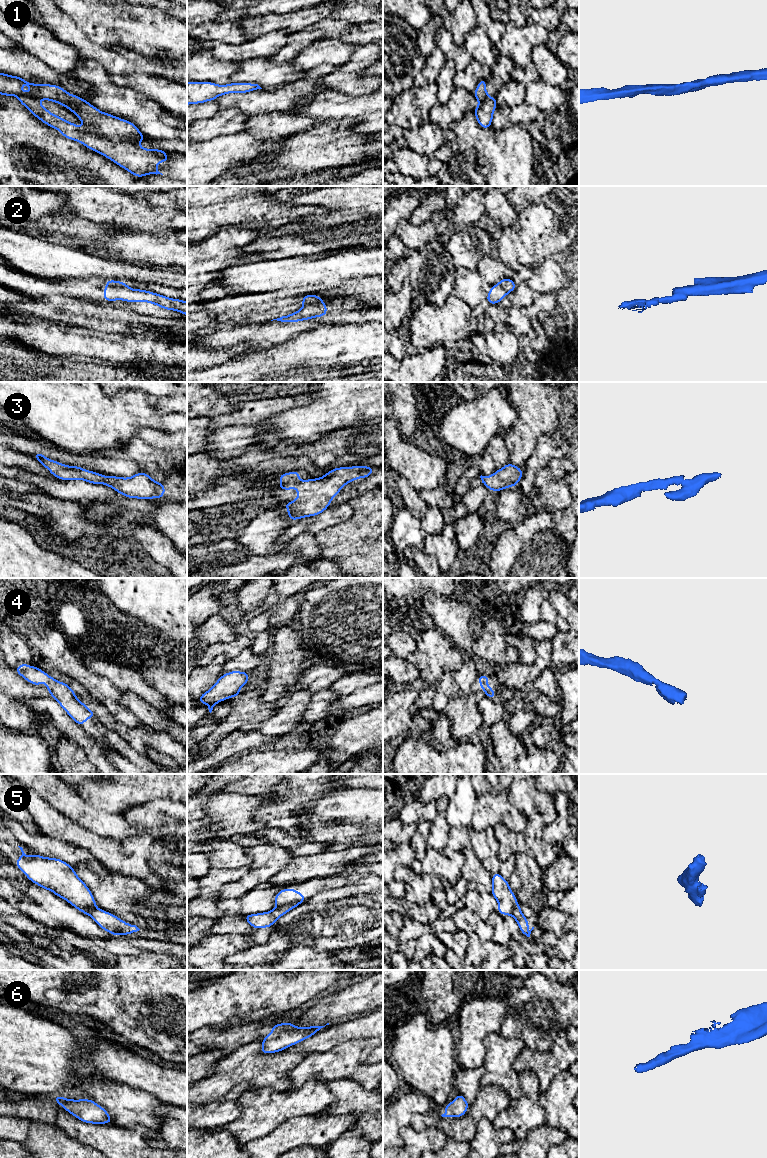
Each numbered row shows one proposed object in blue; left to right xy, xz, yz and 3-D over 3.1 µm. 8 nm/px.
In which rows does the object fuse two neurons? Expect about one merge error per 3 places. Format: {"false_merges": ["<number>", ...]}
{"false_merges": ["2", "5"]}

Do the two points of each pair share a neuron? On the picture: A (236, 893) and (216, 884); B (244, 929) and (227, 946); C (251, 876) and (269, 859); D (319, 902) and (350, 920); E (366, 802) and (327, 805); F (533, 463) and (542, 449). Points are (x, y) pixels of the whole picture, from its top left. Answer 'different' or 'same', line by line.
A: different
B: different
C: same
D: same
E: same
F: same

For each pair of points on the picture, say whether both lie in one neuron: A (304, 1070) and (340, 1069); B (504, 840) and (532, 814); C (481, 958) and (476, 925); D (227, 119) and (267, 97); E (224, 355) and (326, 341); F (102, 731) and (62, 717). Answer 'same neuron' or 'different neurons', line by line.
A: same neuron
B: same neuron
C: different neurons
D: different neurons
E: different neurons
F: different neurons

